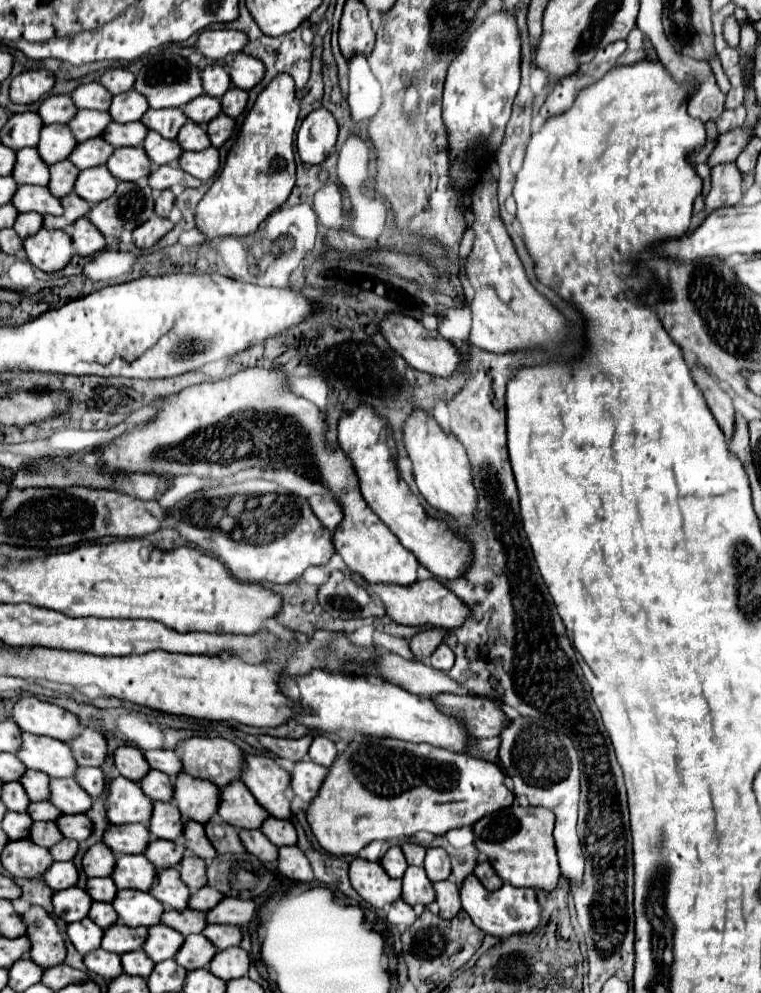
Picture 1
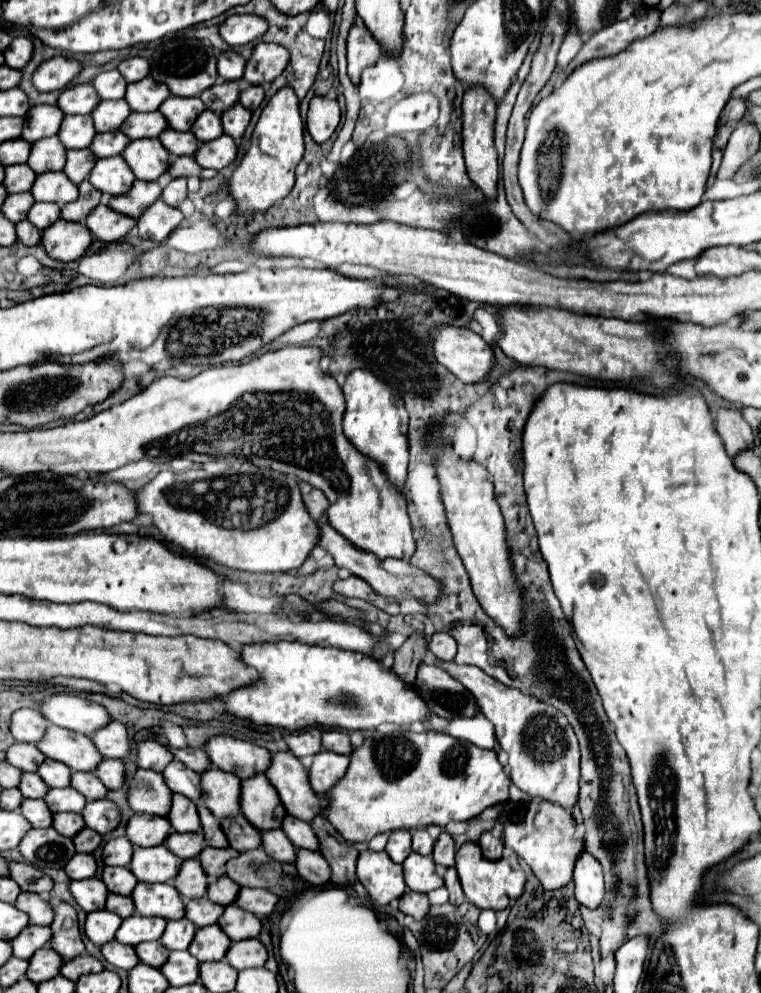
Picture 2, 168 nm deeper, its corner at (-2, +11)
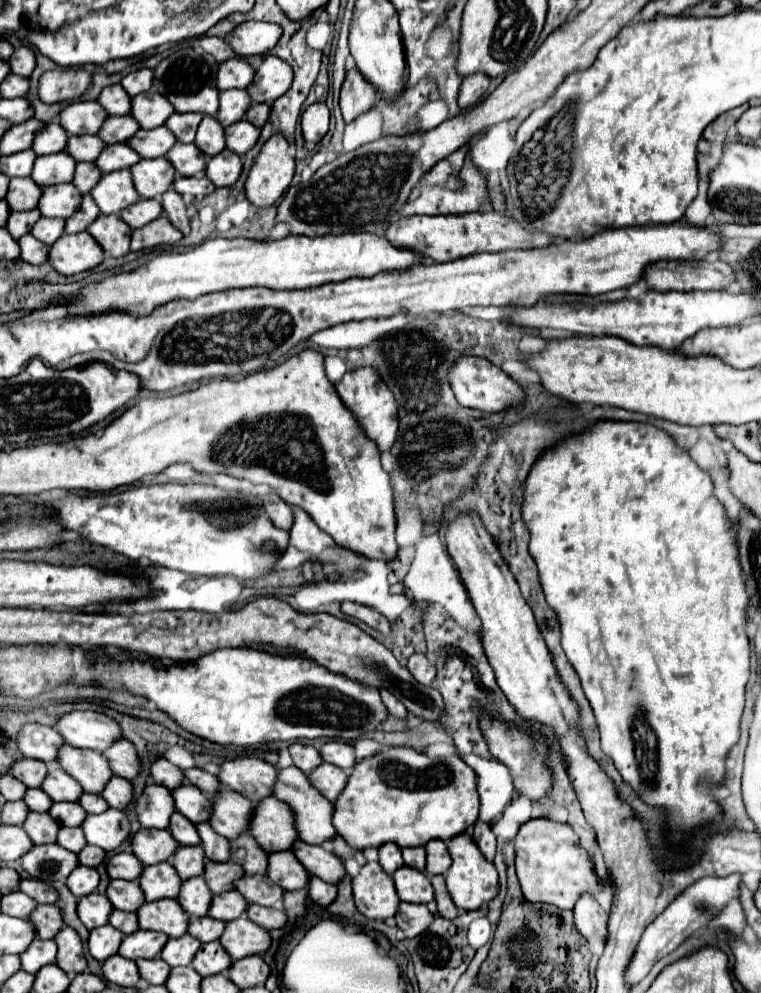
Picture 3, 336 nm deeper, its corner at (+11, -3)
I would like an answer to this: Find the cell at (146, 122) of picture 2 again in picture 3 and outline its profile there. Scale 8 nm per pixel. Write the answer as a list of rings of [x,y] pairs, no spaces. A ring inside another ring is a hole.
[[[161,126],[153,130],[139,130],[129,140],[129,146],[137,150],[141,158],[161,158],[171,150],[175,142],[177,142],[175,134],[167,126]]]

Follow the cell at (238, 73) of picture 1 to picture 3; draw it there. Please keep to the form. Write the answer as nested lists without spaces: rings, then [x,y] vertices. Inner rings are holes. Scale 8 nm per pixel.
[[[267,54],[261,66],[255,70],[255,80],[247,88],[247,92],[255,104],[275,102],[277,98],[281,98],[281,94],[285,94],[285,90],[289,90],[291,82],[293,82],[293,68],[285,60]]]

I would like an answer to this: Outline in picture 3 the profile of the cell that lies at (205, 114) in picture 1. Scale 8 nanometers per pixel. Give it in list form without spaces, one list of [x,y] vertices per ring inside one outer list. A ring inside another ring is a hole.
[[[225,90],[221,92],[221,104],[215,118],[227,128],[245,118],[245,110],[251,106],[247,90]]]

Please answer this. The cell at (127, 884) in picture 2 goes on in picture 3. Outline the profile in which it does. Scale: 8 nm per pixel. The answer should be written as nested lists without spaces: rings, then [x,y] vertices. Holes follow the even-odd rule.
[[[111,880],[107,888],[107,898],[117,910],[125,912],[139,910],[141,902],[145,900],[141,898],[141,886],[137,886],[137,882],[127,882],[127,880]]]

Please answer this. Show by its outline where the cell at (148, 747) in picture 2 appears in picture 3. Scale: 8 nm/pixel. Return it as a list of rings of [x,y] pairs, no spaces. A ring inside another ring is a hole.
[[[159,758],[157,762],[153,762],[151,766],[151,778],[157,782],[157,784],[163,784],[167,786],[169,790],[175,790],[177,786],[183,784],[185,776],[183,776],[183,770],[175,764],[171,764],[167,758]]]

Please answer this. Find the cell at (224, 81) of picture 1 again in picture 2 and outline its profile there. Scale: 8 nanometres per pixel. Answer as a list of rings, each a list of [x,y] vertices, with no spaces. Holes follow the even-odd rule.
[[[226,50],[218,56],[218,76],[224,80],[240,80],[244,74],[246,60],[234,50]]]

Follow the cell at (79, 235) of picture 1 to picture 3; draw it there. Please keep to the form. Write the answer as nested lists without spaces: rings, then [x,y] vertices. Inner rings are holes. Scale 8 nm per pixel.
[[[101,214],[87,232],[103,246],[105,252],[119,258],[129,252],[129,240],[133,228],[121,216],[105,216]]]

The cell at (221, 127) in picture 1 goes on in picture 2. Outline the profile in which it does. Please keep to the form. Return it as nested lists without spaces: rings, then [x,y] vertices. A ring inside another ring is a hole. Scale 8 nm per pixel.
[[[234,104],[234,108],[228,108],[224,114],[222,114],[222,128],[224,128],[224,134],[232,136],[232,138],[240,138],[250,122],[250,112],[242,106],[242,104]]]

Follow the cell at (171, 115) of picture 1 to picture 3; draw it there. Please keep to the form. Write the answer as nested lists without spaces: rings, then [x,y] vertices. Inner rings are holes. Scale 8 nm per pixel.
[[[173,114],[167,122],[165,122],[165,126],[175,134],[175,138],[179,140],[179,142],[183,142],[183,144],[189,144],[189,142],[193,142],[193,138],[195,138],[195,134],[197,134],[197,126],[199,126],[199,122],[201,122],[201,114]]]

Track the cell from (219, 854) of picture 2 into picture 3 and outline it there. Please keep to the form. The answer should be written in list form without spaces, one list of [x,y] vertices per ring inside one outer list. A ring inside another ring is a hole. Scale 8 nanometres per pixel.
[[[207,862],[203,876],[213,894],[223,894],[233,890],[233,882],[243,878],[245,872],[235,862]]]

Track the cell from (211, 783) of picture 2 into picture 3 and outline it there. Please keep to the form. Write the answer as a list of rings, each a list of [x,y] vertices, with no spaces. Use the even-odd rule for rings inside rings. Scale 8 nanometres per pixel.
[[[221,788],[217,796],[211,796],[213,800],[213,816],[209,824],[213,826],[215,832],[221,836],[233,840],[241,836],[243,832],[249,832],[249,810],[253,810],[253,802],[249,798]]]

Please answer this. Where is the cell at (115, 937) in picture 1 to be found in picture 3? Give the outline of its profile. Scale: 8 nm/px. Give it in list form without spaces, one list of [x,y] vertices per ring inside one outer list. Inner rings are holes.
[[[137,930],[129,936],[123,938],[119,954],[129,960],[137,958],[155,958],[161,954],[165,942],[169,940],[167,934],[157,934],[157,932],[147,932],[147,930]]]

